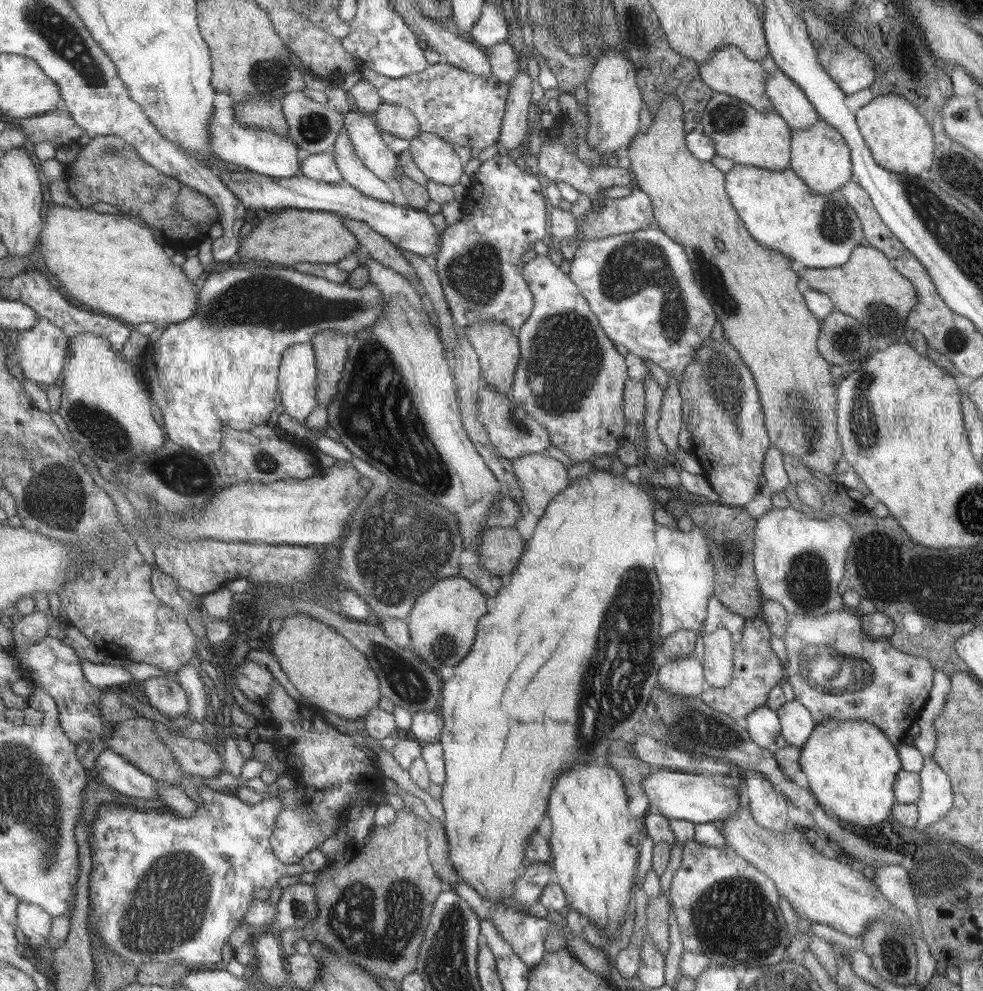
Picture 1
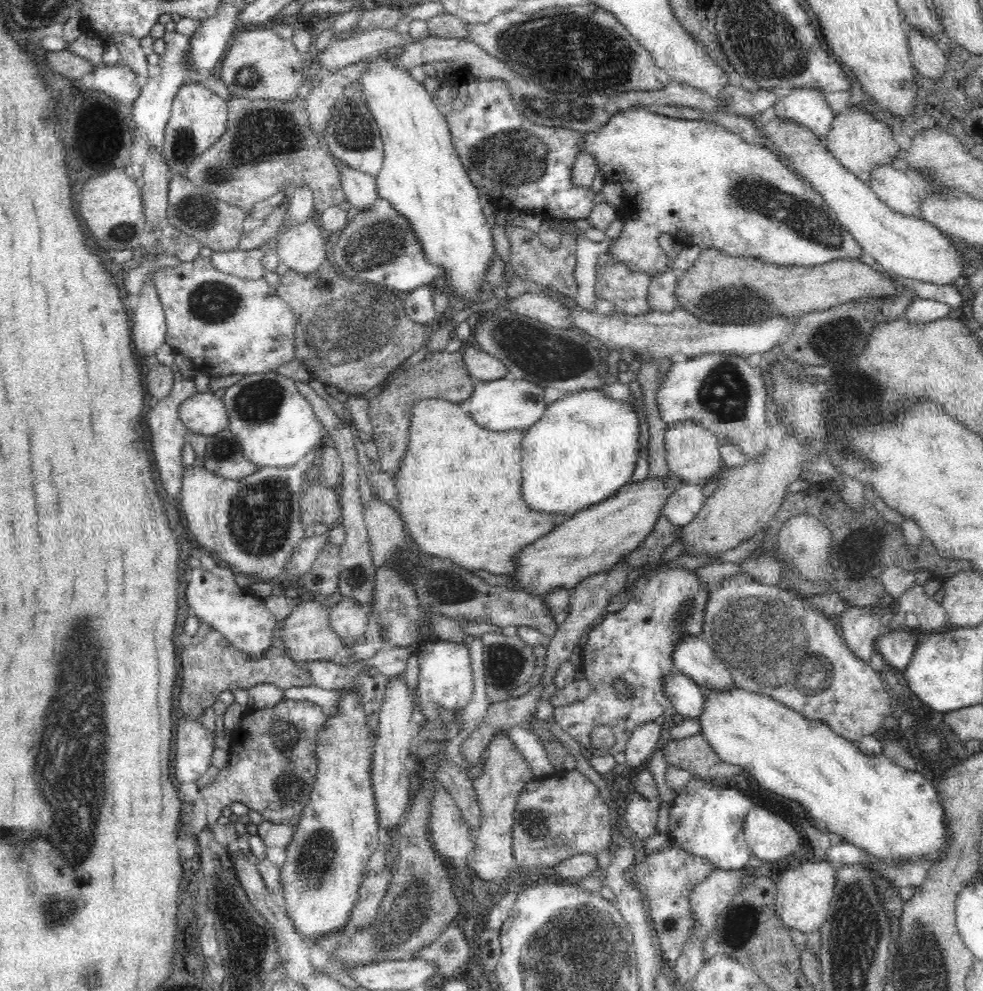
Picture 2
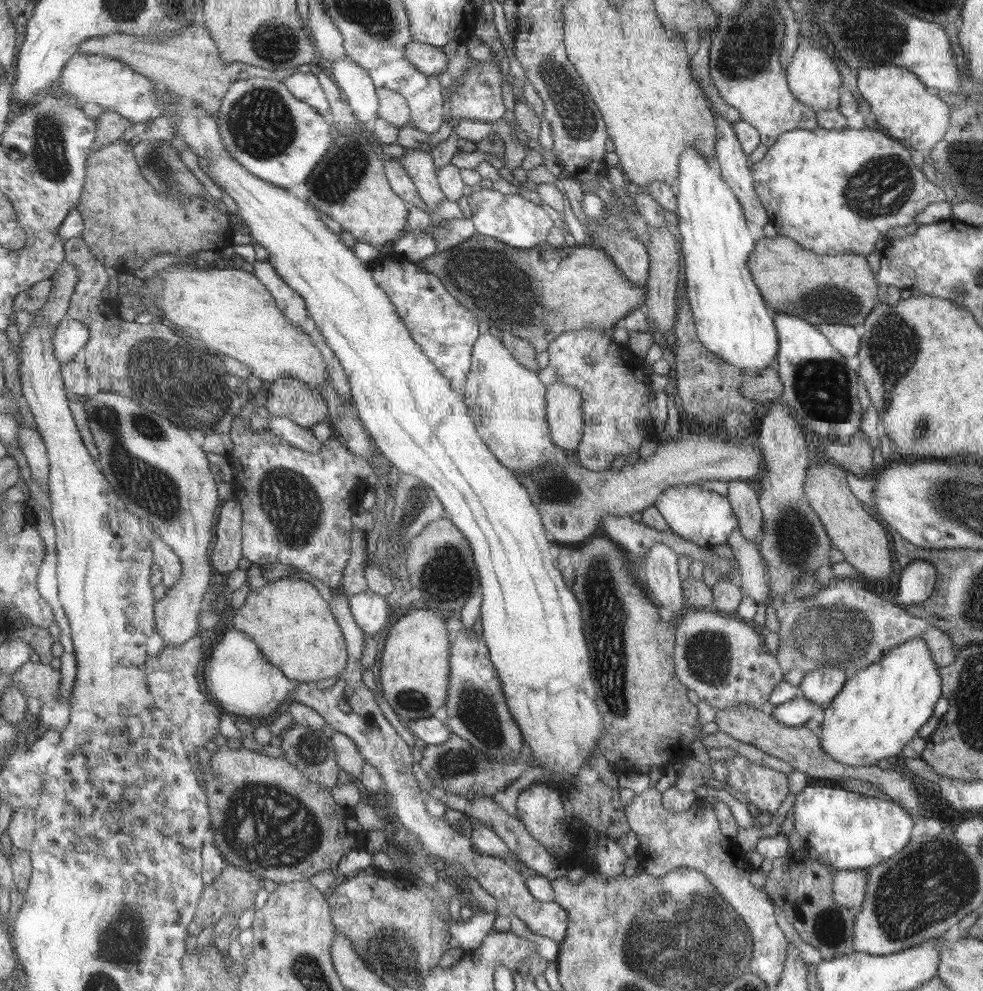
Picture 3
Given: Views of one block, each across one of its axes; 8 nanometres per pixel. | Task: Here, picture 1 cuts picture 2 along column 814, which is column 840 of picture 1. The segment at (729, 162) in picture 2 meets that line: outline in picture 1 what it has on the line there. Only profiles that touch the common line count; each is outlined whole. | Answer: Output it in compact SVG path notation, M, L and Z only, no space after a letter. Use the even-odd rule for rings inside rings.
M733 164L725 174L725 190L747 232L761 246L795 260L801 268L841 268L859 246L861 238L865 238L859 216L839 190L831 194L811 194L811 188L807 188L791 168L771 172Z

